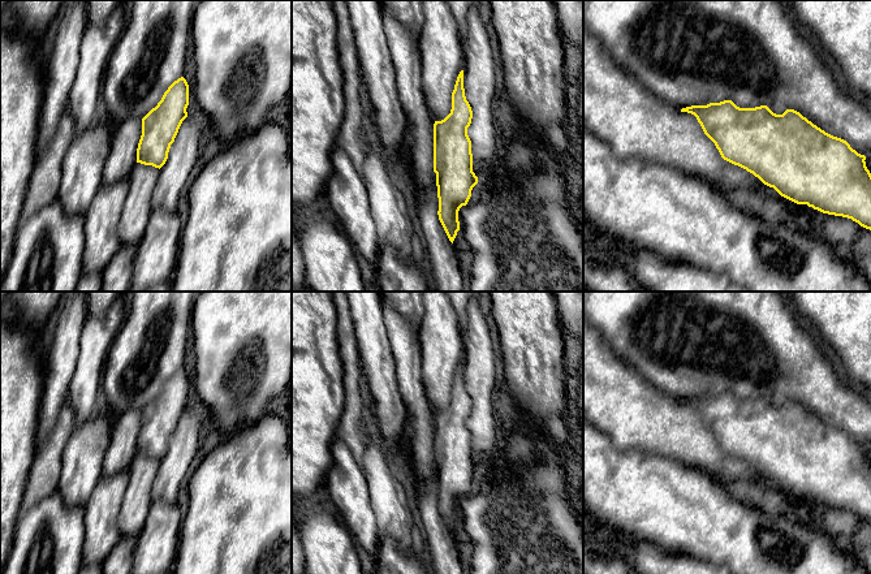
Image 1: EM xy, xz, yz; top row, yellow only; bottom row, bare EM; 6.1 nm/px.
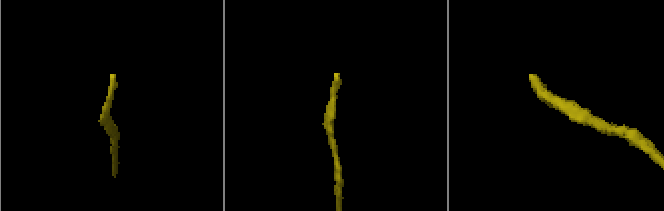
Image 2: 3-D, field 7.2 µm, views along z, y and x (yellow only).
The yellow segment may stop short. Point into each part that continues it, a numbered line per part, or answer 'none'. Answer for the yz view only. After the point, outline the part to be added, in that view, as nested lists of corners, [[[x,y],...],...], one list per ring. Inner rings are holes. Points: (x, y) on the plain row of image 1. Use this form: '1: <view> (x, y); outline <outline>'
none

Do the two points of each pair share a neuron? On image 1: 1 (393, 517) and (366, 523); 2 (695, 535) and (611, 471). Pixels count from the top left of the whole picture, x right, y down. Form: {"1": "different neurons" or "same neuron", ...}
{"1": "different neurons", "2": "same neuron"}

